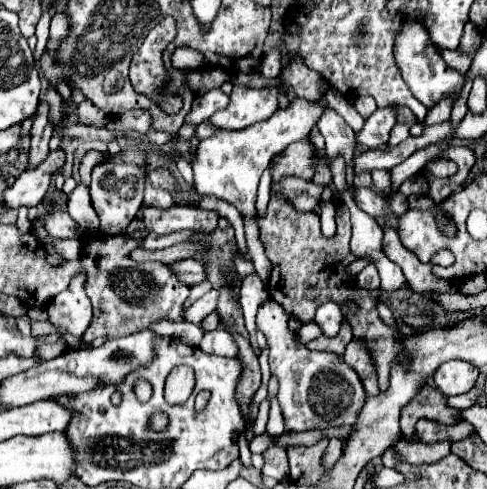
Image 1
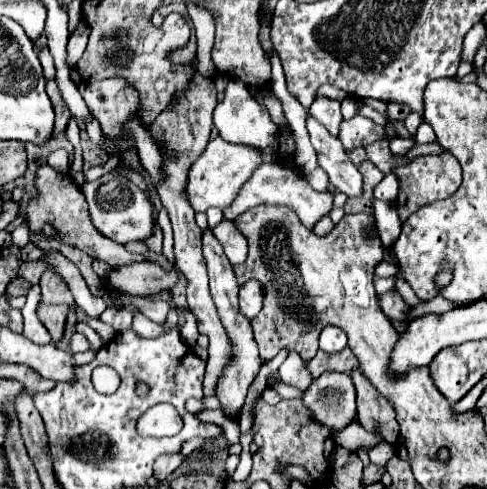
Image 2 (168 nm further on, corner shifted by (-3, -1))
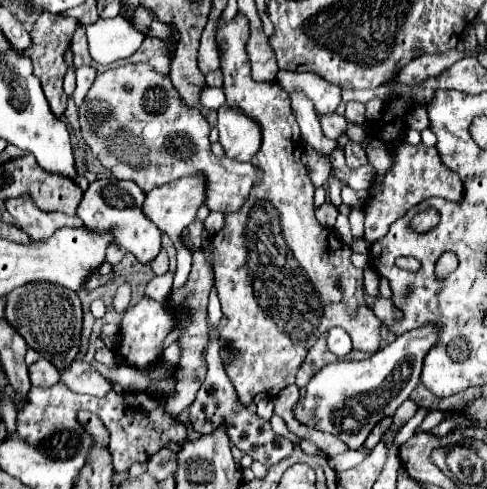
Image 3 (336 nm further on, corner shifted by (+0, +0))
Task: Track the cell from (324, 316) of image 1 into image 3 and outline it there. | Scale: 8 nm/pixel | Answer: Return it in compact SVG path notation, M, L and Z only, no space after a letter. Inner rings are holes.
M340 327L330 329L330 333L328 333L328 349L338 357L348 355L352 351L352 341L350 341L348 333L344 329L340 329Z

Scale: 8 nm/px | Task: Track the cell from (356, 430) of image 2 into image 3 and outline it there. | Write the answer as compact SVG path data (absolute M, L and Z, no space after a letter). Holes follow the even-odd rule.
M406 400L398 409L393 417L393 424L390 427L402 427L415 413L418 411L419 406L412 400Z

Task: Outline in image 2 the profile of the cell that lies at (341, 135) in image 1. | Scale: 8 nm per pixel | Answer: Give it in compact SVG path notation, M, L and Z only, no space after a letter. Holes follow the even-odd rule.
M315 98L309 112L315 120L319 120L329 130L331 136L339 136L339 126L343 122L343 116L341 116L341 110L339 110L339 100Z

